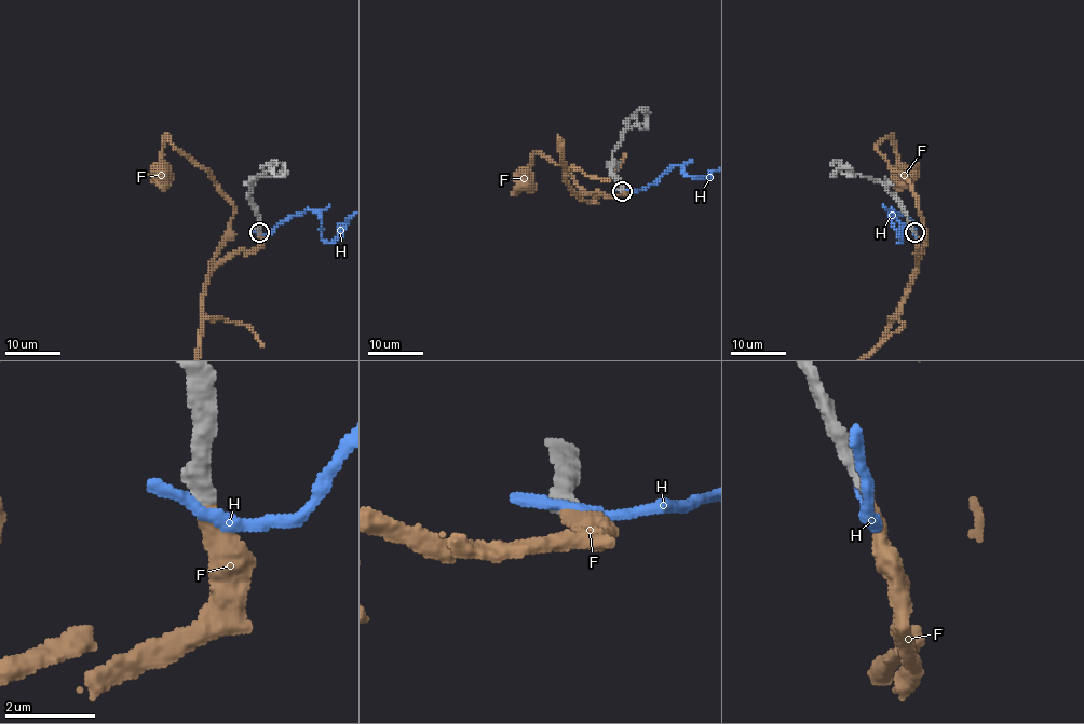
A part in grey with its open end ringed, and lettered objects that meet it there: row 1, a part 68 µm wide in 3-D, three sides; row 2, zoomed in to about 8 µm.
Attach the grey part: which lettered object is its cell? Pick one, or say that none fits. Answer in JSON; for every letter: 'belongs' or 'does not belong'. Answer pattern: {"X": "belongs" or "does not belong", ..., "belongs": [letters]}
{"F": "belongs", "H": "does not belong", "belongs": ["F"]}

